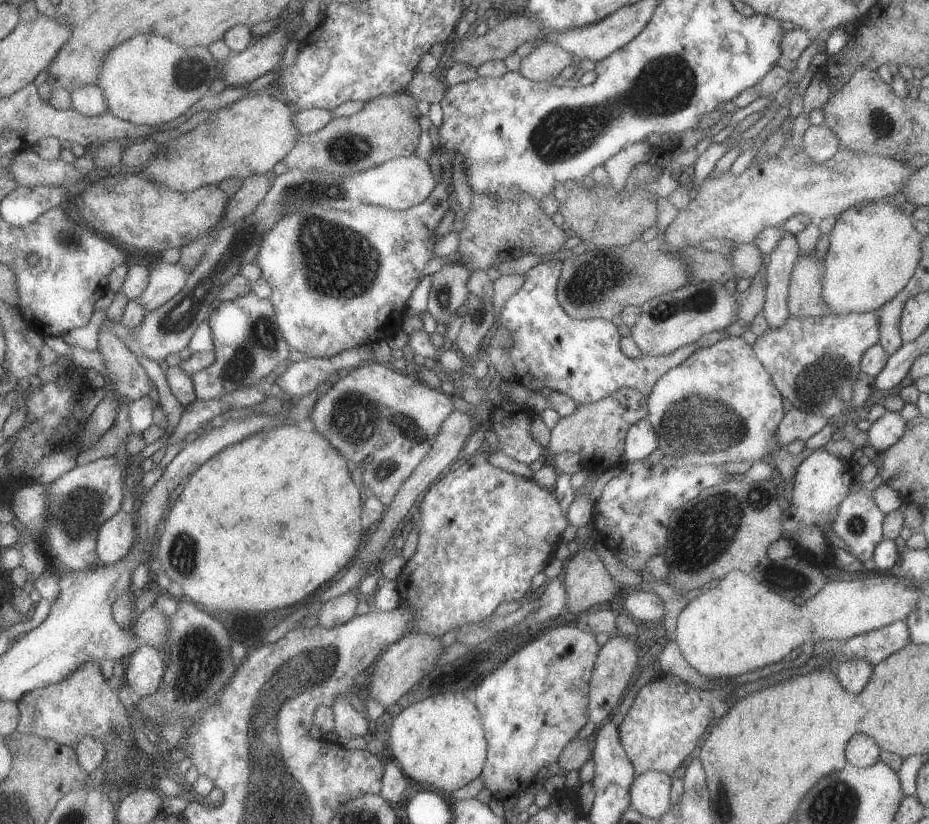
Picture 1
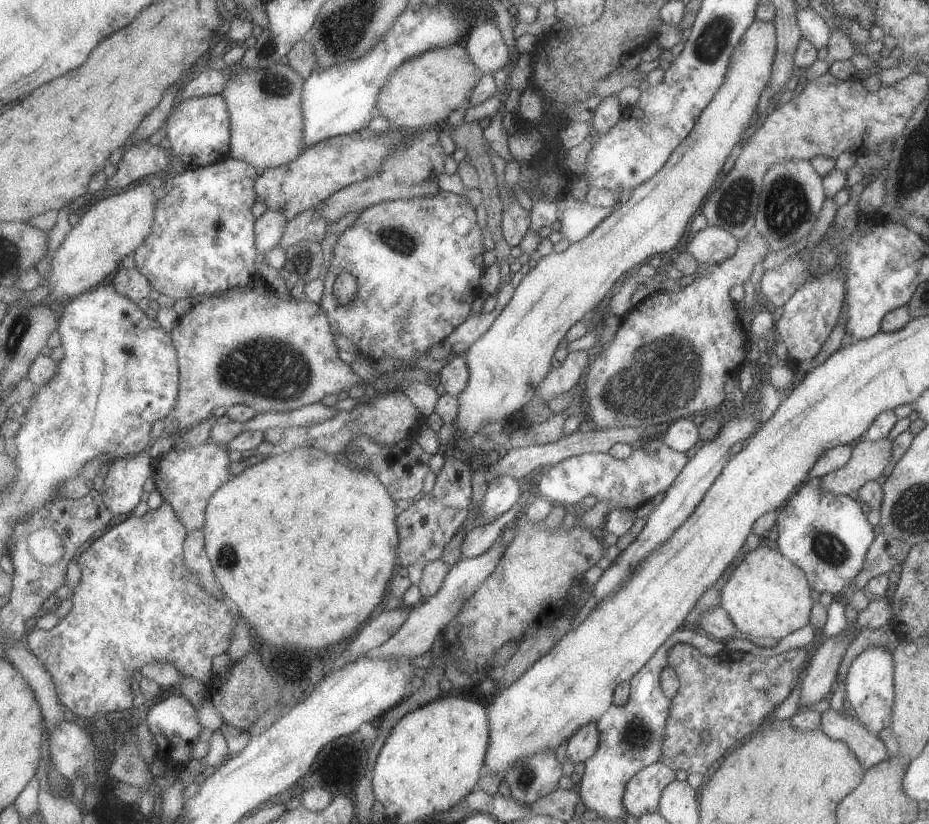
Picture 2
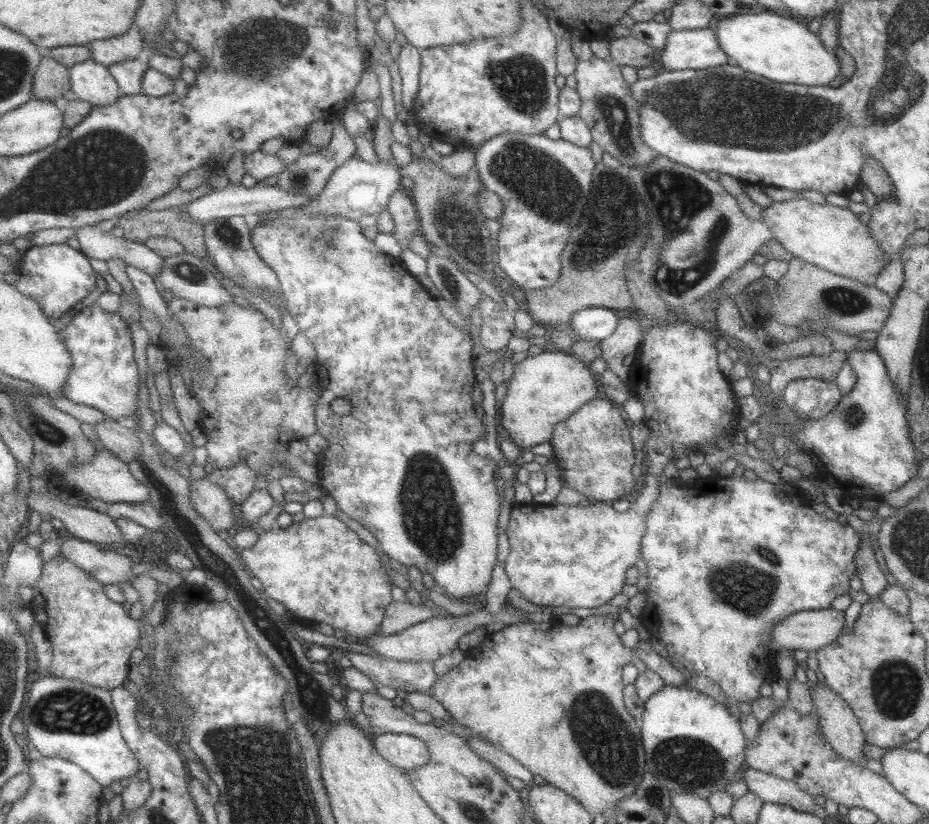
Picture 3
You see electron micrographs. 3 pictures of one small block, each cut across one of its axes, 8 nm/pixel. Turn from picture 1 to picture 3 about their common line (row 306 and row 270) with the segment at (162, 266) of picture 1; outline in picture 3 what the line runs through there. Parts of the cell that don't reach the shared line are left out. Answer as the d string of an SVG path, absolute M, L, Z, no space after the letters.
M85 226L76 232L74 243L81 248L89 258L99 260L120 259L126 265L137 266L145 270L154 279L159 278L163 257L147 247L145 243L117 238L113 232L103 232L99 226Z

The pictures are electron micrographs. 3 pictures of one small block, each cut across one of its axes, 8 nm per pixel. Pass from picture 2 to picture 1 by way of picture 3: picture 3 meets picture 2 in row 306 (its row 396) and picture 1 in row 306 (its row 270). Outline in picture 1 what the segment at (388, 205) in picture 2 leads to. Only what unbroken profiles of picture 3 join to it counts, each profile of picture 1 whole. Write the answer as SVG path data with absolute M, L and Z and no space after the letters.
M441 179L432 196L410 210L363 204L351 211L335 212L338 209L318 203L298 205L297 210L281 216L273 230L265 232L256 266L261 270L260 277L271 287L277 324L290 349L301 352L304 358L331 358L383 338L381 330L397 310L406 314L407 302L423 280L427 264L436 258L435 236L441 220L451 210L449 205L449 190Z

